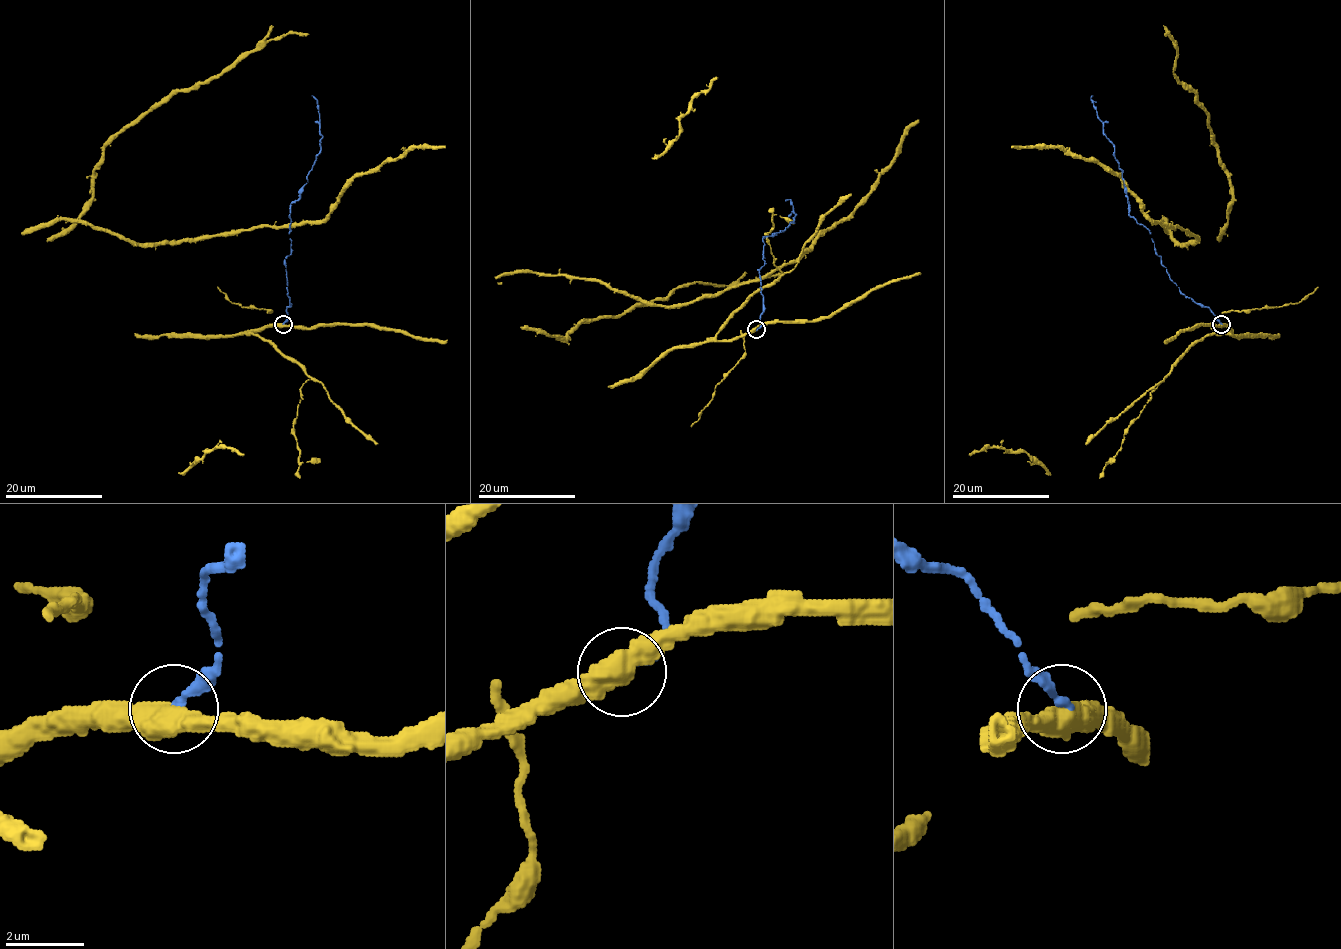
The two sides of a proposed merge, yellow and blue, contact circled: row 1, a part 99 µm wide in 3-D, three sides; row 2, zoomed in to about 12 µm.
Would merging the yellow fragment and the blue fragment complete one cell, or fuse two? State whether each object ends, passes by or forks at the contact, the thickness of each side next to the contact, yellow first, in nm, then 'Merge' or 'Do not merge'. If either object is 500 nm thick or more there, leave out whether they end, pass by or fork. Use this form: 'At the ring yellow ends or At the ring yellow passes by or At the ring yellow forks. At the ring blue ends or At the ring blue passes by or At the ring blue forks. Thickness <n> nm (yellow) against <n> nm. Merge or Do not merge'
At the ring yellow passes by. At the ring blue ends. Thickness 480 nm (yellow) against 240 nm. Do not merge

